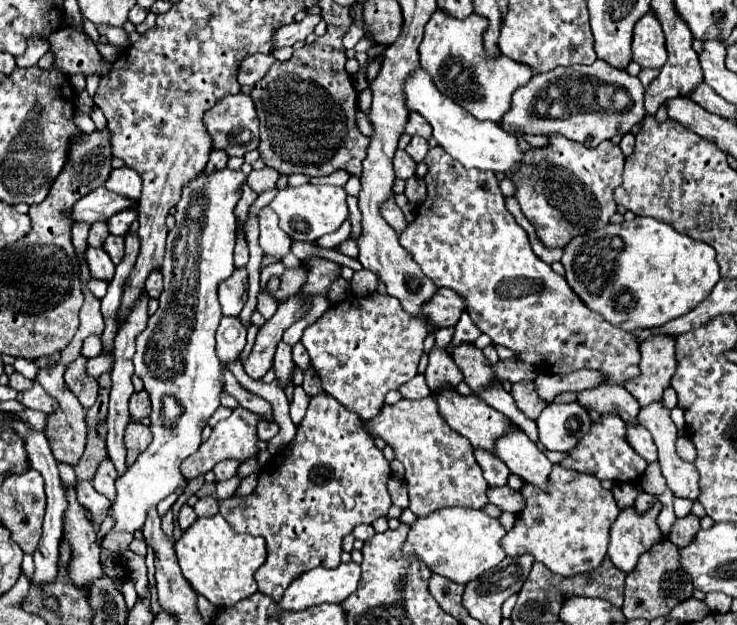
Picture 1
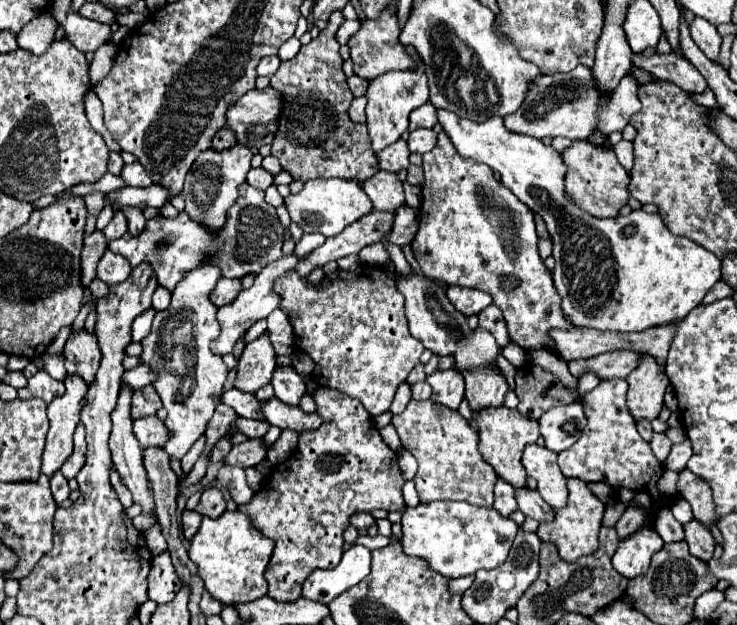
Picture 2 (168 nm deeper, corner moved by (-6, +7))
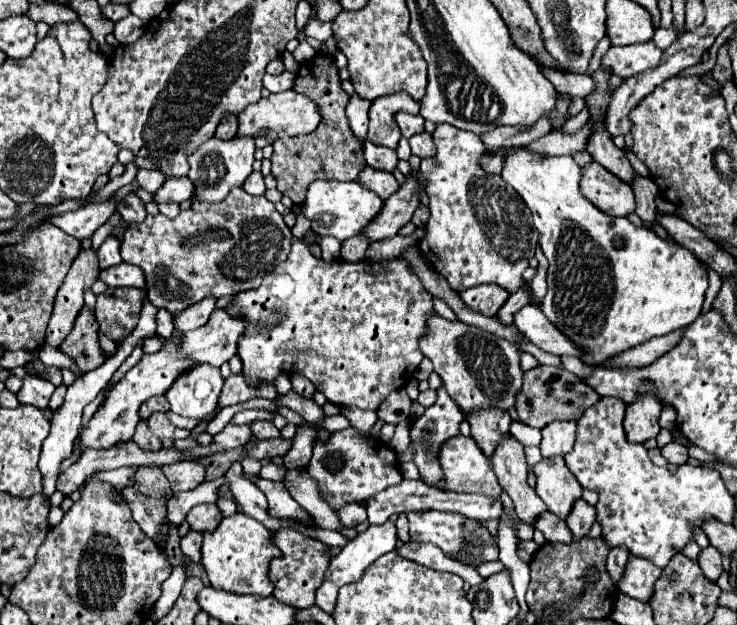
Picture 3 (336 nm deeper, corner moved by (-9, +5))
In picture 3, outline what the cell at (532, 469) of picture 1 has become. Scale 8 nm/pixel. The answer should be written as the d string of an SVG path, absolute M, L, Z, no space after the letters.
M543 457L531 467L531 471L537 475L537 495L551 513L565 519L573 503L581 497L581 485L567 469L563 457Z

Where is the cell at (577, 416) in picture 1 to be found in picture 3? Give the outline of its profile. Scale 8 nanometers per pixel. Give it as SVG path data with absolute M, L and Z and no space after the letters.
M555 421L541 429L541 455L553 457L553 455L565 455L573 449L575 435L577 435L577 421Z

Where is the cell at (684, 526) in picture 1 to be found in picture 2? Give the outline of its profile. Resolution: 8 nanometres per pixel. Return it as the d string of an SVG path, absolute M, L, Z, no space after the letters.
M692 519L690 523L684 525L684 533L686 533L686 543L688 543L690 553L704 563L710 561L714 547L716 547L712 533L708 529L704 529L702 525L698 525L696 519Z

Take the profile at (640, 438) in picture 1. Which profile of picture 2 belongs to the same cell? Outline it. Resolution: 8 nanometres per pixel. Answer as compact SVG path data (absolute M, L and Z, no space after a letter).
M654 433L650 447L652 447L656 459L658 459L658 461L664 461L664 459L668 457L670 449L672 449L672 441L670 441L664 433Z

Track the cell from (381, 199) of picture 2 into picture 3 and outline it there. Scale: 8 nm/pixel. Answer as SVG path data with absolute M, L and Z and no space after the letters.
M365 167L359 175L359 185L363 185L365 189L369 191L375 191L383 201L387 197L391 197L397 189L399 189L399 183L397 179L393 177L393 173L387 173L387 171L379 171L379 169L373 169L373 167Z

